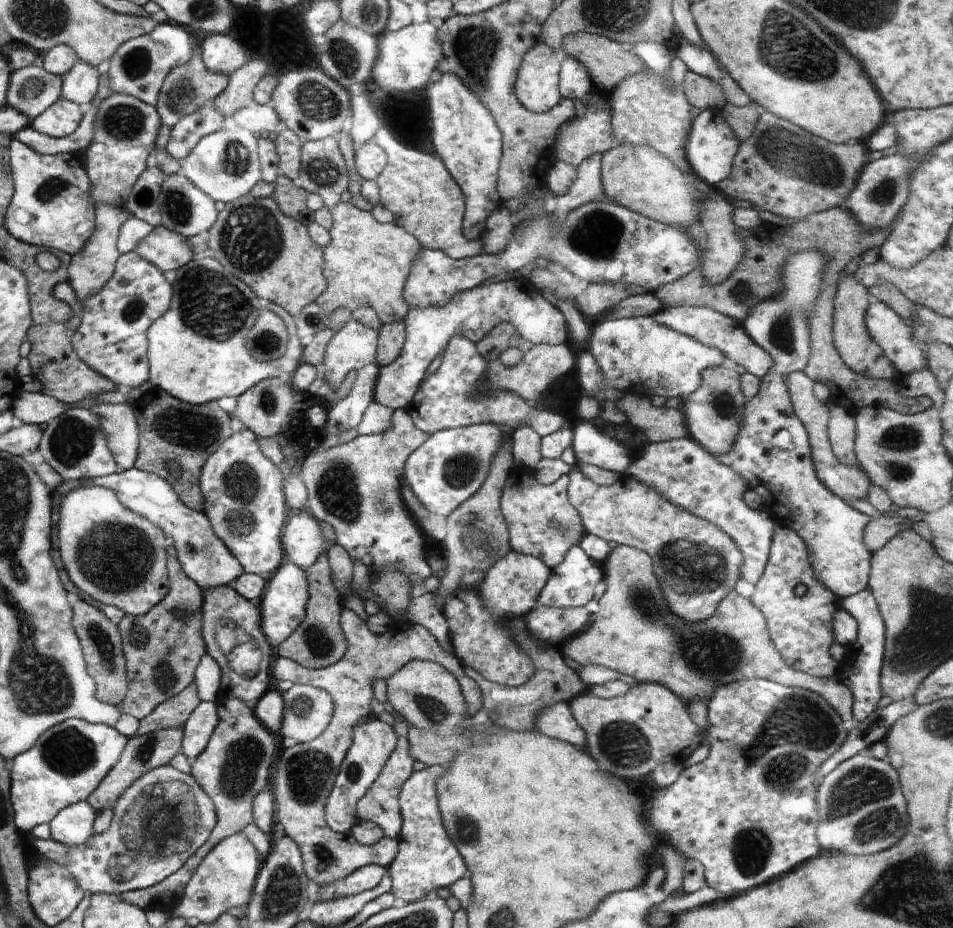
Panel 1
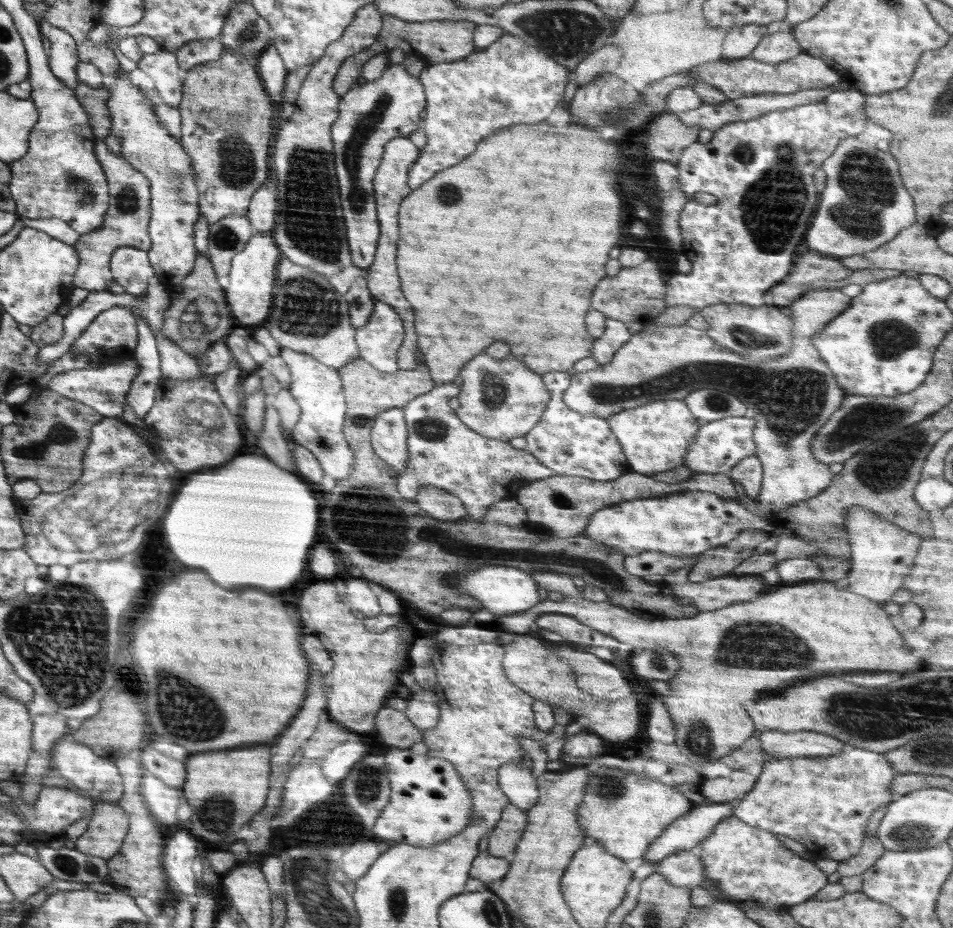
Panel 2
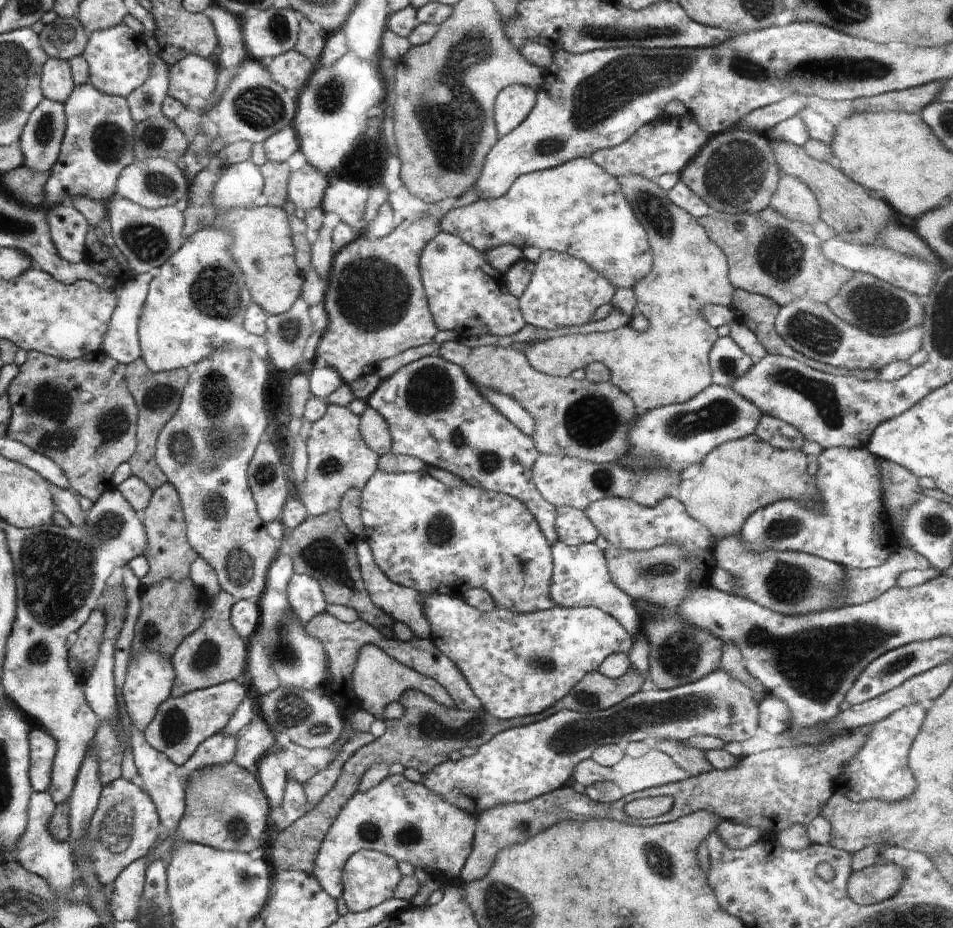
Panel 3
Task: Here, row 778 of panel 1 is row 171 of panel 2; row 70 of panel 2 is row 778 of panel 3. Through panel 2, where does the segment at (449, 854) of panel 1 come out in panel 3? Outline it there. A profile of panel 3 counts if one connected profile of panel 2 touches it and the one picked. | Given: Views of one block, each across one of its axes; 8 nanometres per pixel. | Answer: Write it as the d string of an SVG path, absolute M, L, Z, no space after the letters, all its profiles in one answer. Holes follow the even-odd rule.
M718 667L696 682L673 689L640 689L636 694L607 709L589 713L559 710L541 721L506 729L481 744L477 753L457 761L448 759L445 763L436 765L429 773L423 774L421 783L451 805L476 818L482 811L500 804L525 803L569 784L576 766L583 760L590 759L594 750L602 745L622 745L632 741L659 743L666 739L682 743L697 734L717 736L726 743L744 742L754 736L758 727L759 702L755 699L753 690L745 682L731 677L730 673Z

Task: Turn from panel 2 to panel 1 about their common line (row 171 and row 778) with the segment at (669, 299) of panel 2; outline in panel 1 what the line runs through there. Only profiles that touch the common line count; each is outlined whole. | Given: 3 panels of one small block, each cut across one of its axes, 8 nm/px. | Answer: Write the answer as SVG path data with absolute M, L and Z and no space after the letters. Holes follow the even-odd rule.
M756 678L750 682L742 682L740 686L722 686L724 690L716 690L714 698L710 698L707 704L706 720L706 738L708 738L709 755L706 760L684 767L680 773L678 780L667 786L666 788L653 788L651 792L652 810L650 810L650 818L652 824L656 826L654 830L661 836L663 843L670 845L676 849L678 854L688 859L696 860L702 864L705 874L705 882L710 888L722 892L722 894L737 894L744 892L764 883L773 881L778 877L788 874L801 864L816 858L822 849L818 844L816 836L816 828L818 822L818 811L816 802L816 774L822 762L830 758L844 740L846 740L847 730L844 728L842 718L838 716L838 712L834 710L832 704L828 704L820 694L810 692L804 688L796 688L792 686L784 686L772 680L764 680L764 678Z

